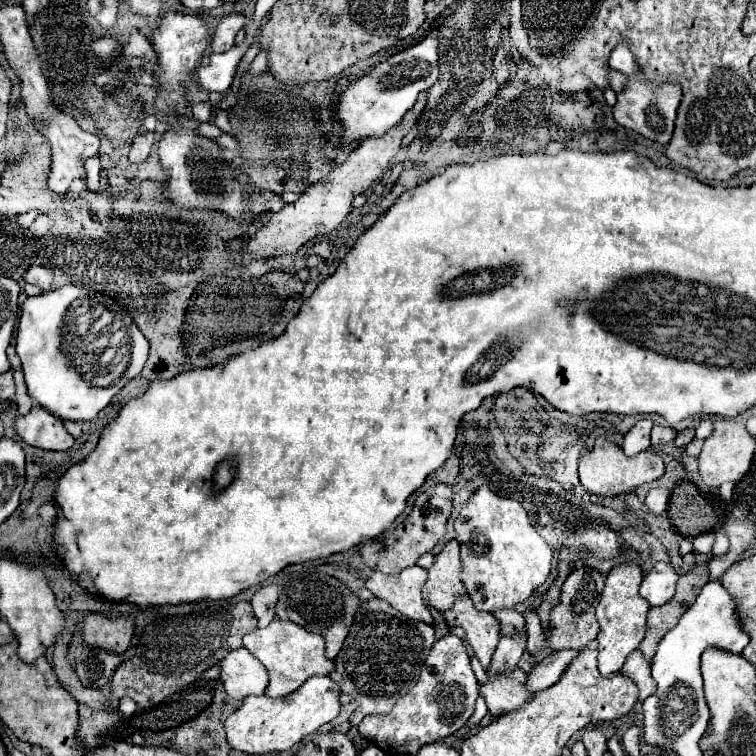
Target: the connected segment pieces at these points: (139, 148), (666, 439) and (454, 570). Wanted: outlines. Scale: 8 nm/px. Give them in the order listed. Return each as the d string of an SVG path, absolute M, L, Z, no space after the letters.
M148 132L148 134L140 134L132 140L132 146L130 146L130 162L132 164L140 164L148 158L150 150L152 150L152 144L154 144L154 134Z
M654 426L652 428L652 444L670 444L676 438L676 430L670 426Z
M450 540L436 556L434 566L428 570L428 582L422 590L424 602L438 612L450 610L456 598L466 594L466 588L460 580L460 570L460 546L456 540Z

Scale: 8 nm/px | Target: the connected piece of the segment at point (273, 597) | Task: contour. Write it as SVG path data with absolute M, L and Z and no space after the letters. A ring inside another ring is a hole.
M274 584L270 586L264 586L260 588L254 598L252 598L252 608L254 608L254 614L258 618L258 626L264 628L268 626L274 618L276 618L276 612L274 612L274 606L278 602L278 588Z

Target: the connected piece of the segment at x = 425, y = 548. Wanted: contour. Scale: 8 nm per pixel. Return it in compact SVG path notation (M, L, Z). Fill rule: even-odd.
M434 484L426 492L422 492L416 498L416 504L408 518L396 526L392 532L388 532L382 540L364 544L360 554L366 566L372 570L380 570L384 574L400 574L408 566L416 566L418 558L426 552L430 552L446 534L446 524L452 514L452 498L454 498L454 488L450 484Z

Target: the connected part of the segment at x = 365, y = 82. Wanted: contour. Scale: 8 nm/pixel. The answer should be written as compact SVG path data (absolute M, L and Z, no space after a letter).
M434 30L422 42L376 64L370 74L354 78L350 86L340 94L338 120L346 128L346 136L342 138L342 142L382 136L388 128L396 126L402 116L414 106L418 94L422 90L428 90L438 80L438 48L440 36L438 30Z

